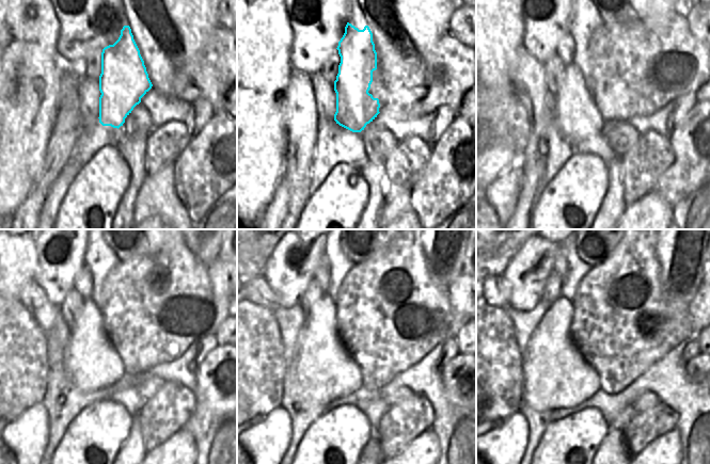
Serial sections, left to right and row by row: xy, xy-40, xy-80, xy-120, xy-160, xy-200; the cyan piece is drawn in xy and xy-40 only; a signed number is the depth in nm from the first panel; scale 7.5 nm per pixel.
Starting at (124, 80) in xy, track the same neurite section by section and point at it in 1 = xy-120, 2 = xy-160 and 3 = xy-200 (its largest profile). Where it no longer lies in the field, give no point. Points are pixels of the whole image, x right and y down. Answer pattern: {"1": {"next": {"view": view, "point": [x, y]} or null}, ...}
{"1": {"next": {"view": "xy-120", "point": [93, 363]}}, "2": {"next": {"view": "xy-160", "point": [326, 371]}}, "3": {"next": {"view": "xy-200", "point": [555, 376]}}}

